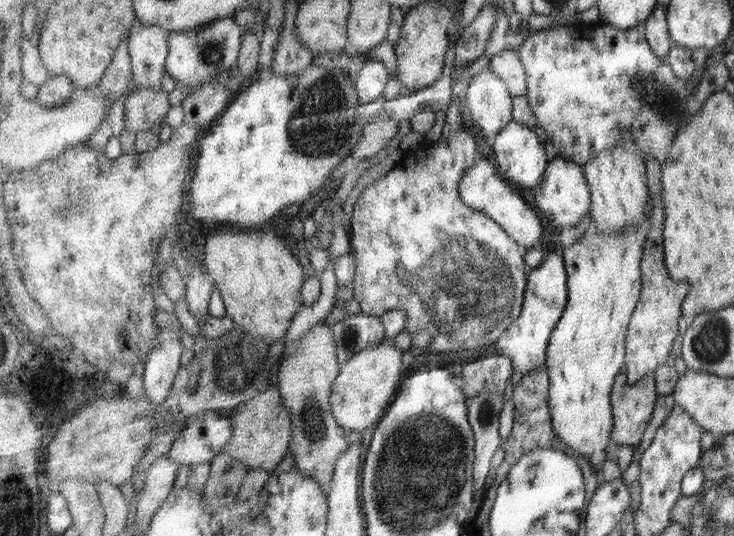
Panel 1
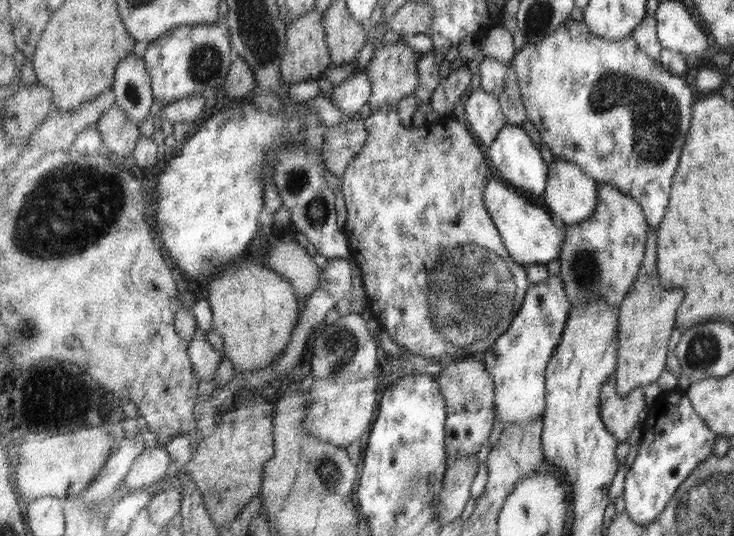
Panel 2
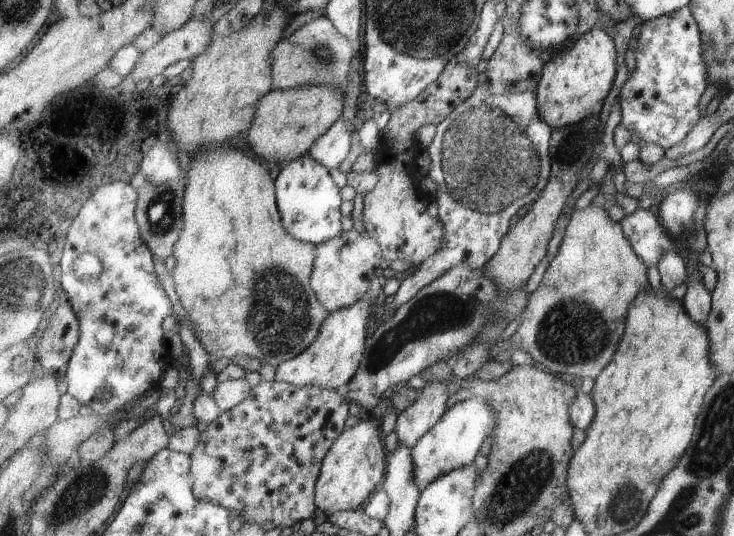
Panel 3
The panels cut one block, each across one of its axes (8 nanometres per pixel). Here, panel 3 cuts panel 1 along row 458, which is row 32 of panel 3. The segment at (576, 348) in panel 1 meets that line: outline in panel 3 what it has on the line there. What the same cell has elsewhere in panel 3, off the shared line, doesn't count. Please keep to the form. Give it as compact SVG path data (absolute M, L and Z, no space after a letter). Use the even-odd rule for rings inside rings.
M597 25L587 34L575 36L563 52L544 68L542 80L535 92L541 120L553 130L563 130L598 116L613 88L617 73L618 50L606 30Z

